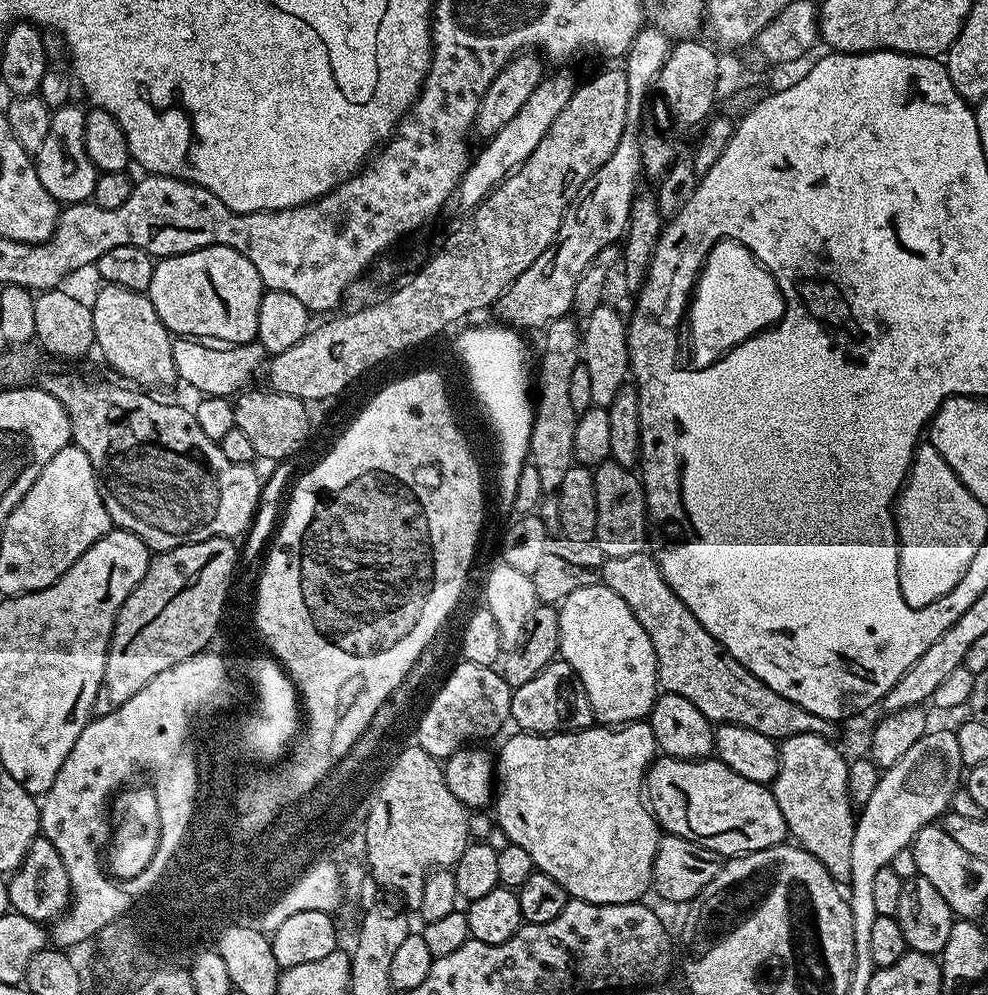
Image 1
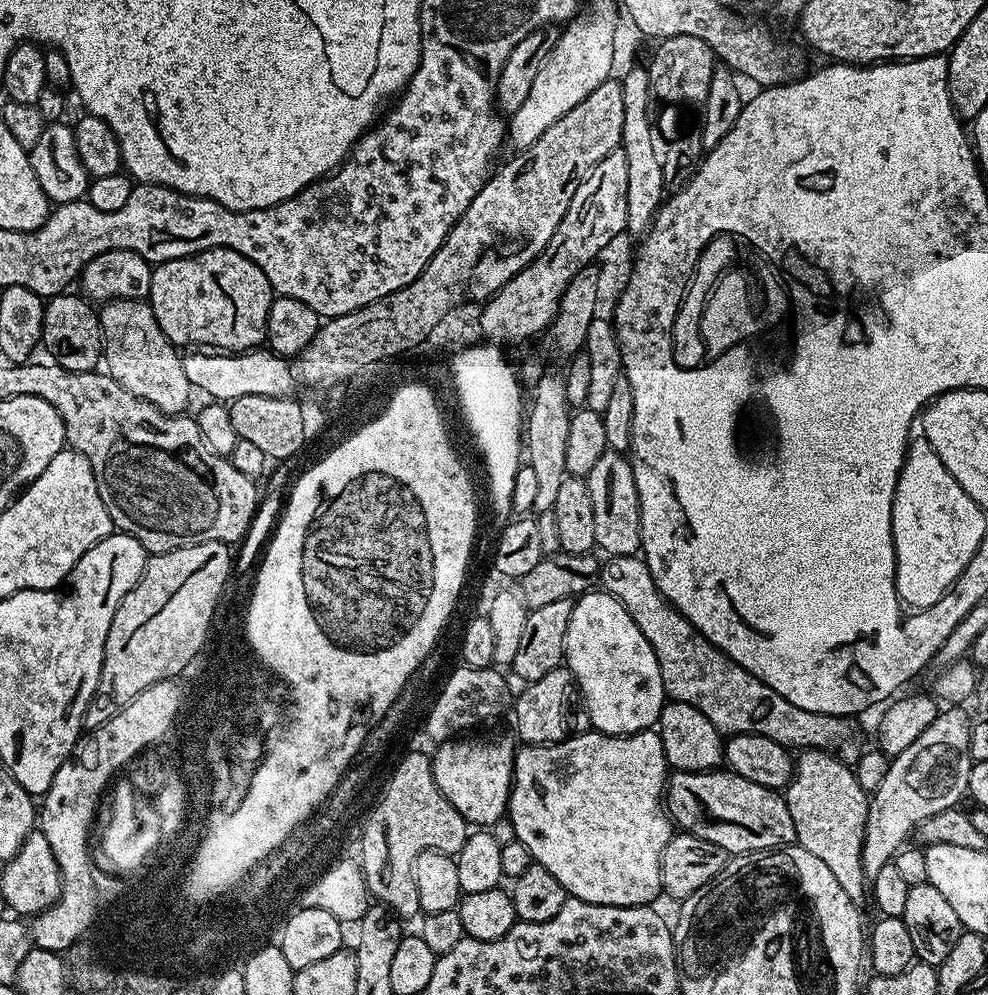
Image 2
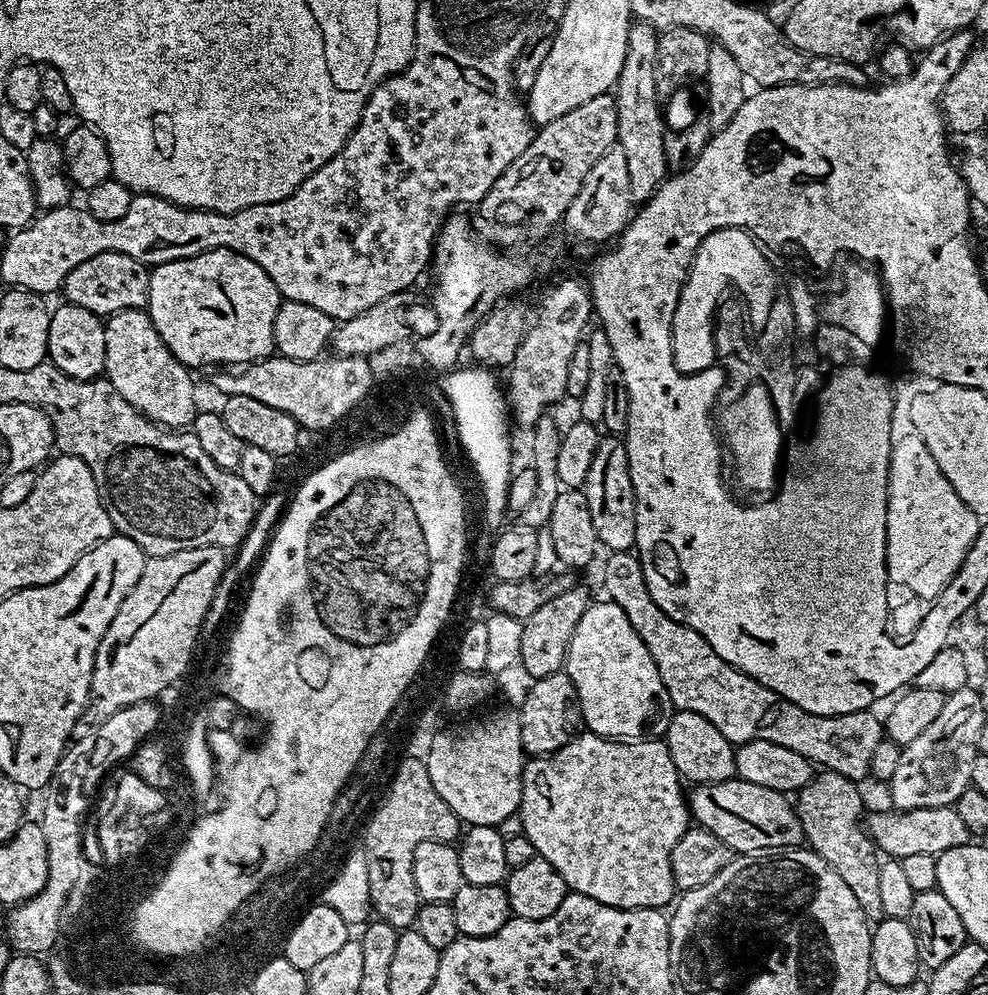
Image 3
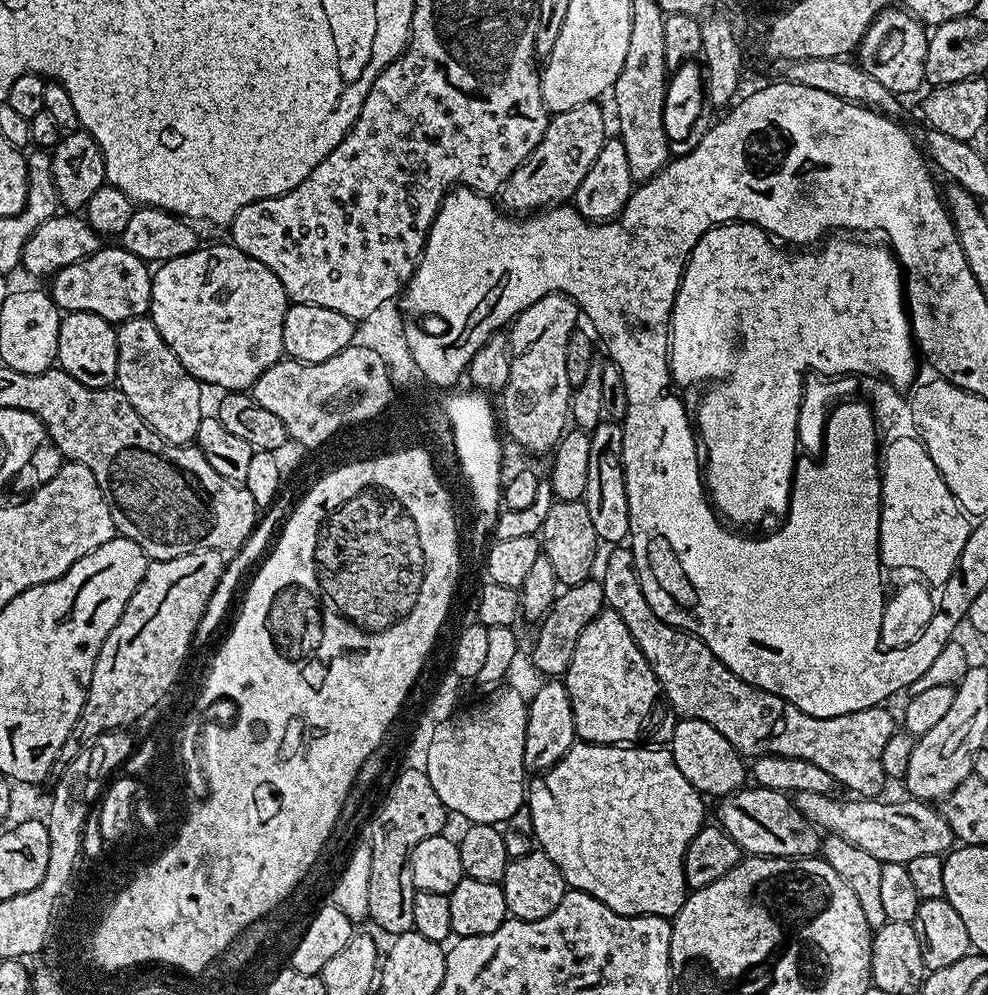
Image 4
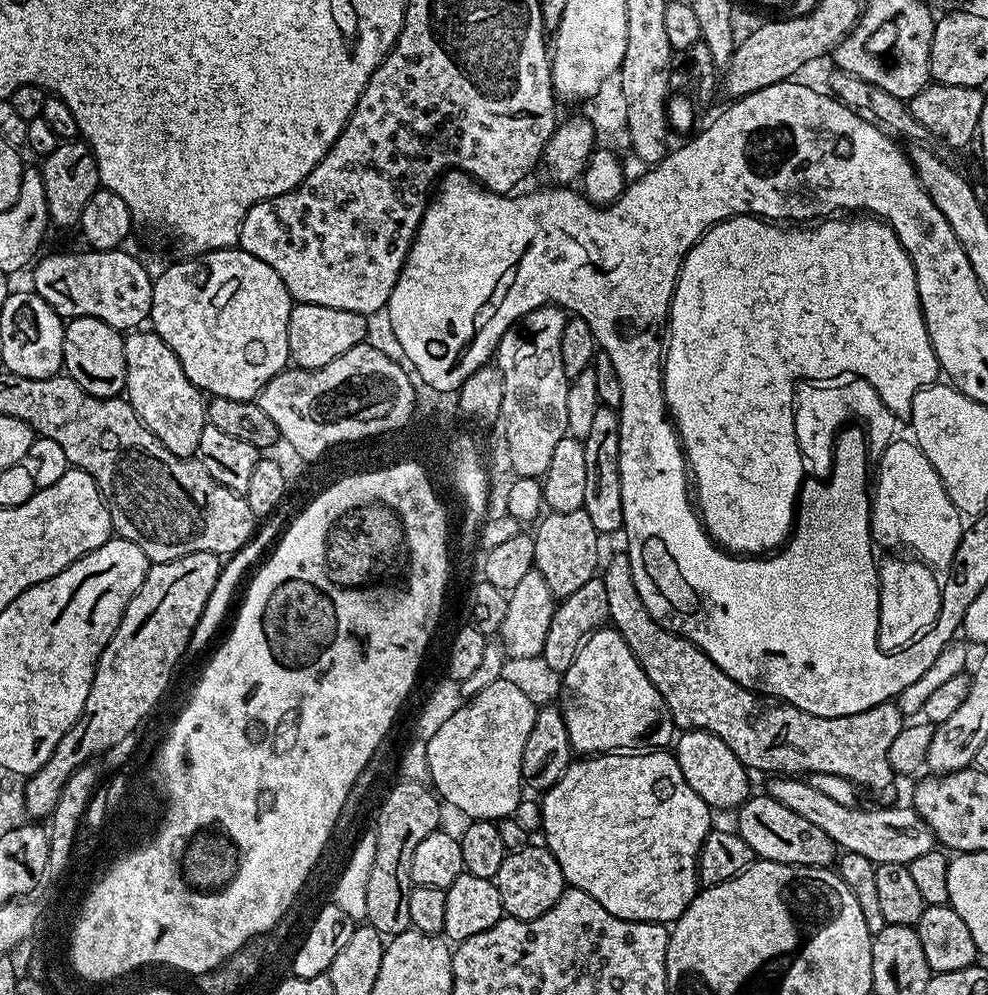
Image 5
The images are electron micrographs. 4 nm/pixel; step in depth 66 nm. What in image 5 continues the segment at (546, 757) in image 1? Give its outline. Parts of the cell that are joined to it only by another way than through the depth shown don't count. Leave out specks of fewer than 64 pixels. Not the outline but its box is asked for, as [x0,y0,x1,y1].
[539,751,714,926]

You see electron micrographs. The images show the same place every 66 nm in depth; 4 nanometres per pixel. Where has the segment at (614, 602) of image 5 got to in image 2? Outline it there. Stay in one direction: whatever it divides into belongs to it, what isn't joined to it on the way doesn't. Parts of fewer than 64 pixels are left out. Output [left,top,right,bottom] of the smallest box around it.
[599,555,854,750]

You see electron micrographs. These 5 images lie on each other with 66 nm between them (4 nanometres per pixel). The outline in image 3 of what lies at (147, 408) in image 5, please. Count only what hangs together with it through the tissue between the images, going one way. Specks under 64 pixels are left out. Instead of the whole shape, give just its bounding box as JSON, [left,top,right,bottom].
[104,308,198,430]

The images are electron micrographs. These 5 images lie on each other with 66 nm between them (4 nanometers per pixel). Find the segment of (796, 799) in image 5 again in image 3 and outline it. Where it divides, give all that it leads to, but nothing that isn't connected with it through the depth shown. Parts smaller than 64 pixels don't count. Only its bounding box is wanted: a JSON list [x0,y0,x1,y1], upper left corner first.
[866,807,970,858]

